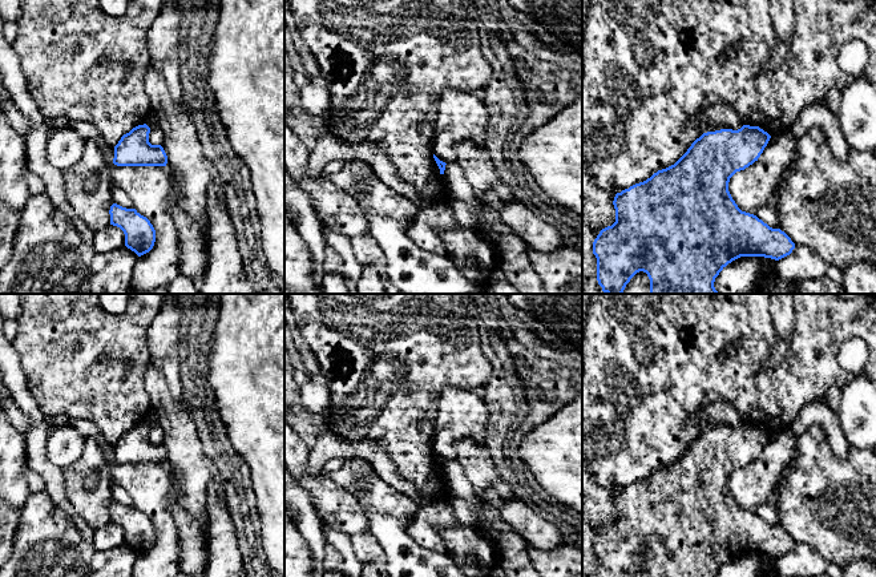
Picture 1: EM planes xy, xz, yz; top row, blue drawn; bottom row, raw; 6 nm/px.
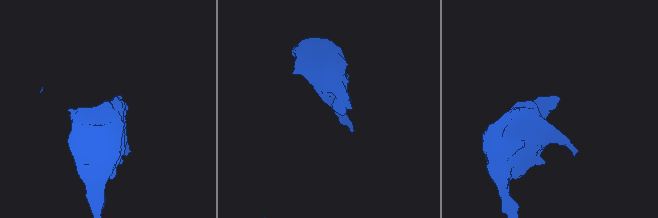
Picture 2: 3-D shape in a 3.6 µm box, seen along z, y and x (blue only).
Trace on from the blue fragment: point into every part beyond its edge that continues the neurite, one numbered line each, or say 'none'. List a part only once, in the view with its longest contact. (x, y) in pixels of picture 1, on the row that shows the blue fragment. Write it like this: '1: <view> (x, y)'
none

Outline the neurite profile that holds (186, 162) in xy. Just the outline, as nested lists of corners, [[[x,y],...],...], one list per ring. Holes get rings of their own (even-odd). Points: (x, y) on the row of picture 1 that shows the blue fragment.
[[[153,65],[144,76],[144,89],[164,133],[161,146],[167,156],[166,169],[183,193],[179,206],[195,219],[207,237],[206,191],[218,185],[218,172],[205,156],[187,110],[171,98],[162,74]]]

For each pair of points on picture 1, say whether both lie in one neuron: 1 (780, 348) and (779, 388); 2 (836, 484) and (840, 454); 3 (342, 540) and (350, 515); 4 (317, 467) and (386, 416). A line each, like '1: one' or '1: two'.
1: two
2: two
3: two
4: two

